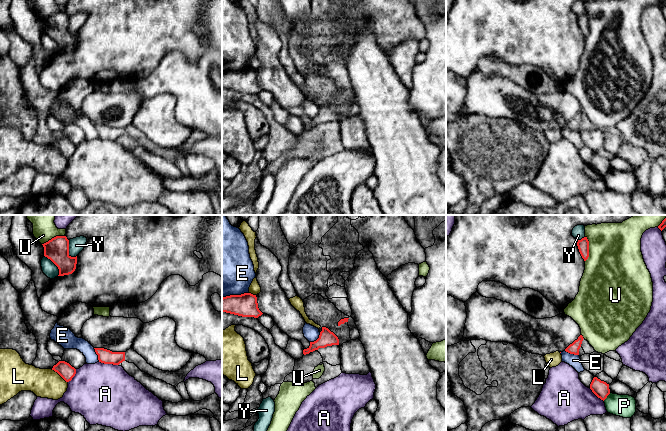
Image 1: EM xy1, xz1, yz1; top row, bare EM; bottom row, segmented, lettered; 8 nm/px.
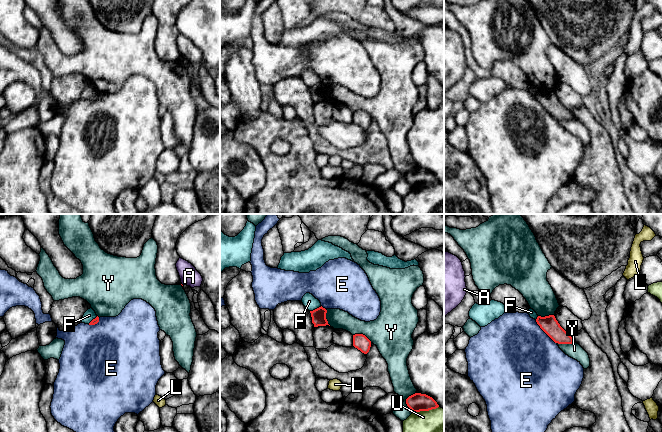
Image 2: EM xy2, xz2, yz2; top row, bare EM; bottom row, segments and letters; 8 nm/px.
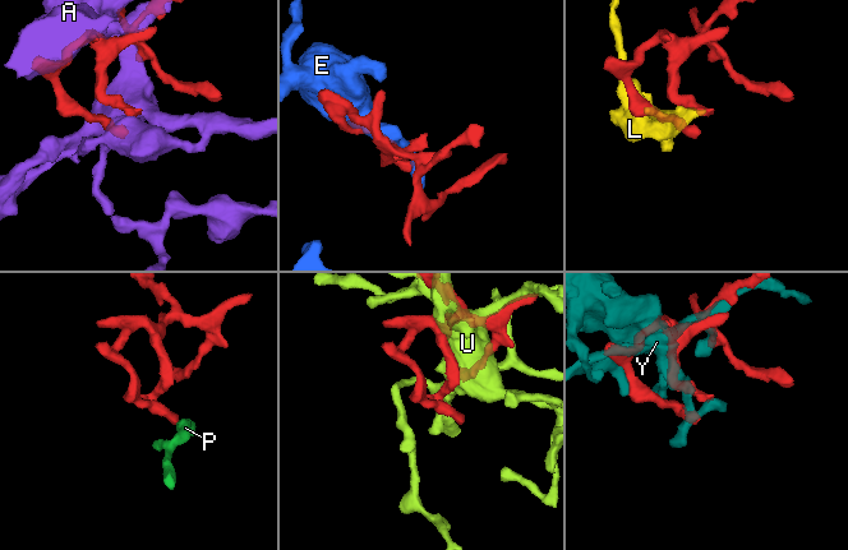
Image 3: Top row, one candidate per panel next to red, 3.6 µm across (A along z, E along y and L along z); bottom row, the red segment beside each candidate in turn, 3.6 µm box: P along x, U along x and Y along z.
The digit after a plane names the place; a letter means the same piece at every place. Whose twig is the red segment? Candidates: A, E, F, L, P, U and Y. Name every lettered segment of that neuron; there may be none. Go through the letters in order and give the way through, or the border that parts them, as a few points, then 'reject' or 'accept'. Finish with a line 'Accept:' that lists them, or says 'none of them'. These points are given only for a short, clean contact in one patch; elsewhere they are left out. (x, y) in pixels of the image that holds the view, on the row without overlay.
A: reject
E: reject
F: border xz2 (321, 82), (310, 87); reject
L: accept
P: border yz1 (610, 169), (603, 176); reject
U: reject
Y: reject
Accept: L

